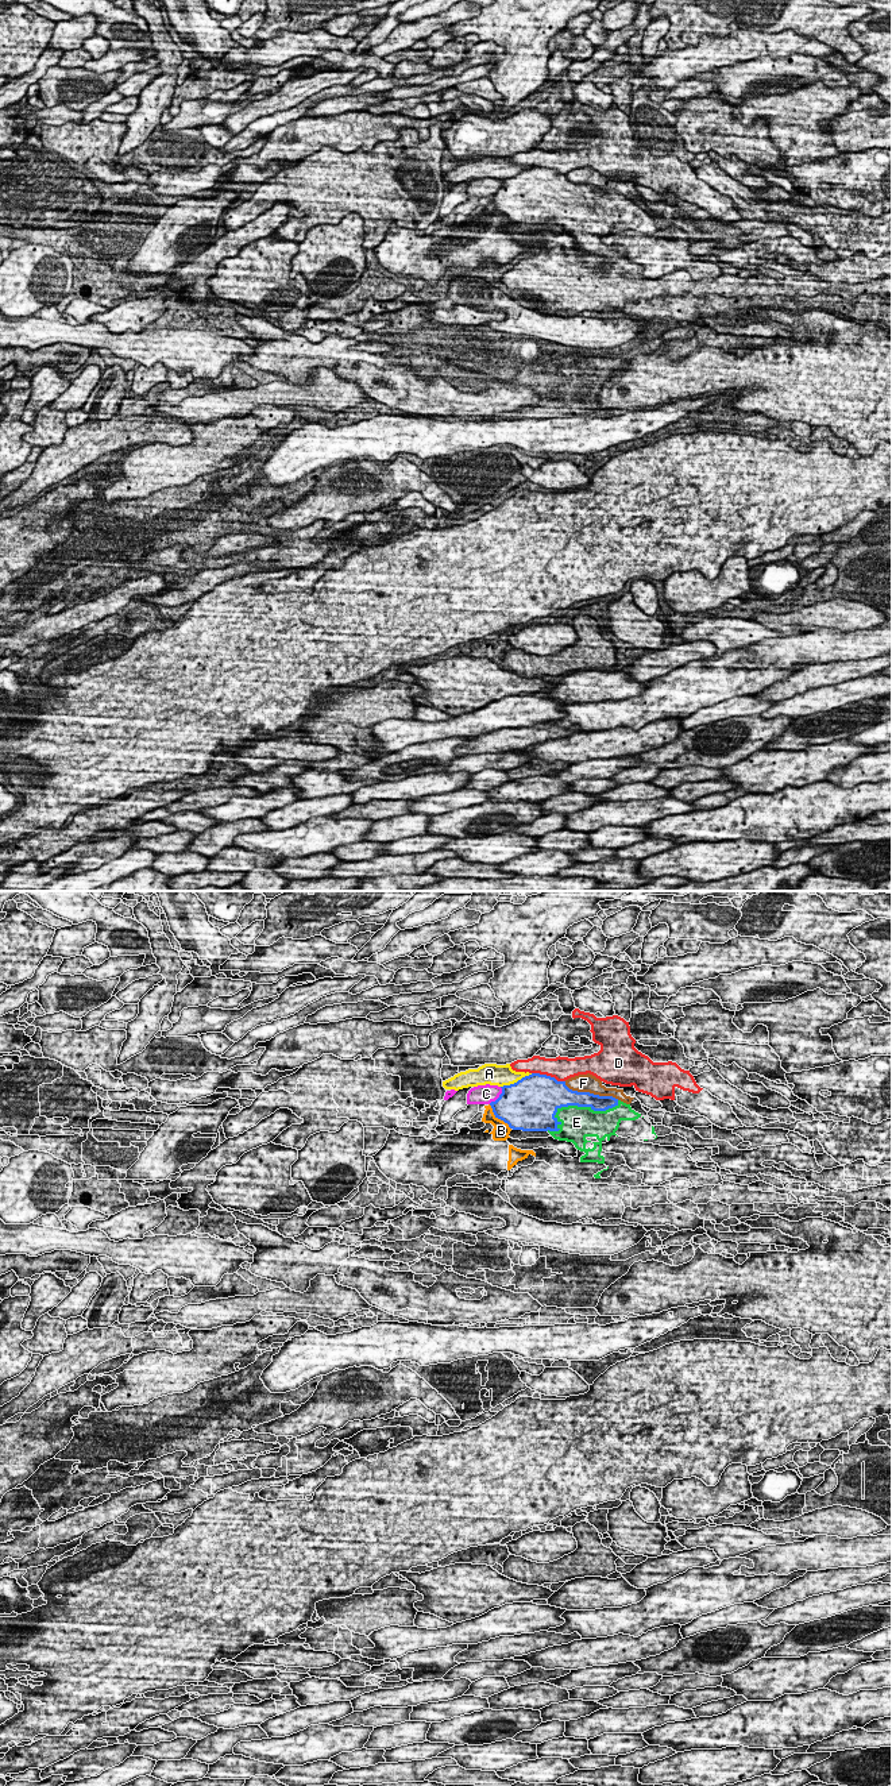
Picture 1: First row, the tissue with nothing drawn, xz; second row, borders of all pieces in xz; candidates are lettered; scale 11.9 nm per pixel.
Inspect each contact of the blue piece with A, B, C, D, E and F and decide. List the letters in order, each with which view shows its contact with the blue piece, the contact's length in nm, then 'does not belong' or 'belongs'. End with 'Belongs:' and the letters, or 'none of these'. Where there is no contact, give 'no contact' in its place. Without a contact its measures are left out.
A: contact in xz; length 420 nm; does not belong
B: contact in xz; length 400 nm; does not belong
C: contact in xz; length 260 nm; does not belong
D: contact in xz; length 420 nm; does not belong
E: contact in xz; length 950 nm; belongs
F: contact in xz; length 700 nm; does not belong
Belongs: E

